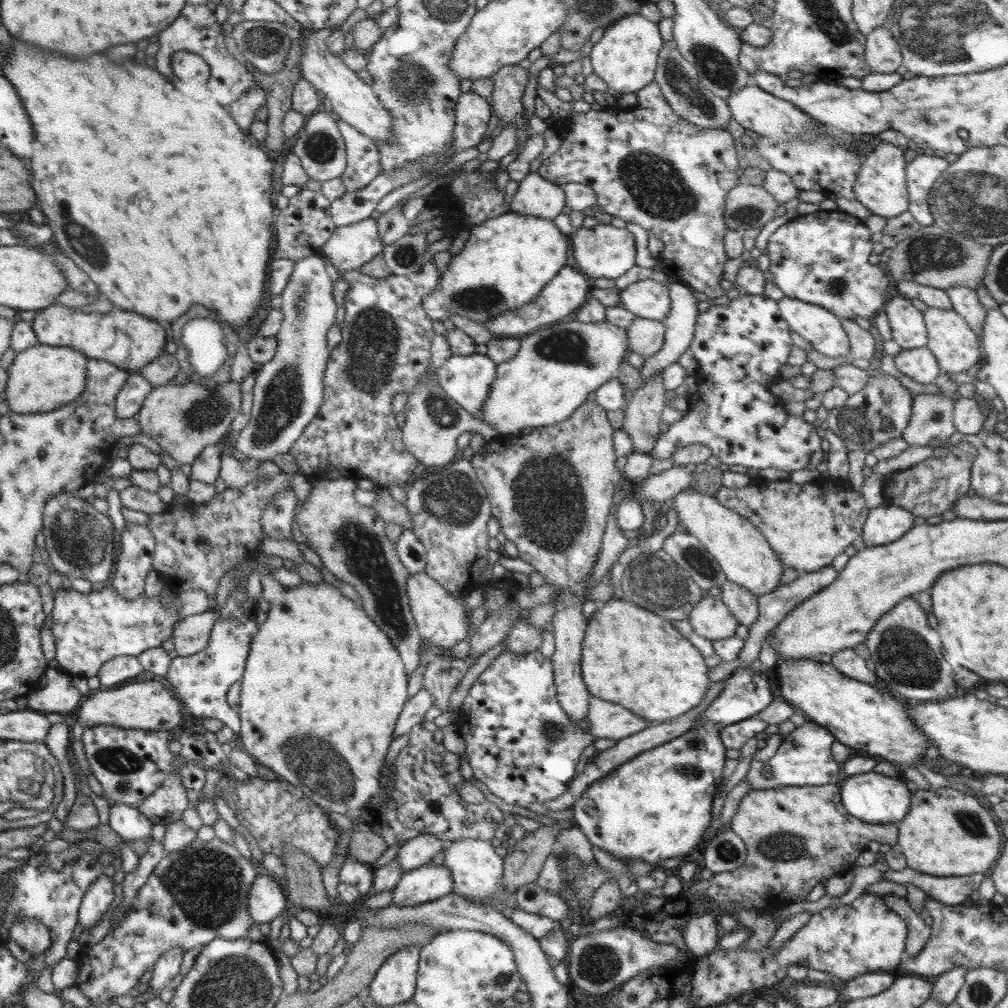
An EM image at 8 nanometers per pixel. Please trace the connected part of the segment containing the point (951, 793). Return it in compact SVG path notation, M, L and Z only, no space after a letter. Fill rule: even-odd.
M952 788L918 790L912 792L910 809L902 820L896 821L897 844L906 857L906 866L932 876L964 876L986 872L995 864L1002 850L1002 836L990 812L982 806L975 794L967 795Z

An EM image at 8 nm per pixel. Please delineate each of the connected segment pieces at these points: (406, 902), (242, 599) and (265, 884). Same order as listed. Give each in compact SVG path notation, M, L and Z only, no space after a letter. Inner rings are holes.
M428 862L402 873L392 891L394 906L418 906L438 900L453 892L452 872L442 865Z
M246 587L228 598L226 604L215 610L216 622L212 626L208 646L192 656L176 656L170 661L170 668L161 679L176 695L179 702L197 718L217 718L230 728L238 737L241 732L241 720L237 712L229 707L228 689L241 680L250 652L252 638L260 630L267 614L246 595Z
M257 876L248 891L248 914L256 926L271 923L290 908L284 884L272 876Z

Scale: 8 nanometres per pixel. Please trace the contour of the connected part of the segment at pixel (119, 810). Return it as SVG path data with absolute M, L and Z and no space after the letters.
M112 802L109 805L109 825L123 840L146 840L152 834L152 822L132 805Z

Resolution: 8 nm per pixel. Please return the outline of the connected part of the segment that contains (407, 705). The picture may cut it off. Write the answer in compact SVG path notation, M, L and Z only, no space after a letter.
M421 688L414 696L409 697L404 703L400 716L398 716L392 740L409 733L416 724L421 724L426 712L430 710L432 705L434 705L432 693L429 693L424 688Z

